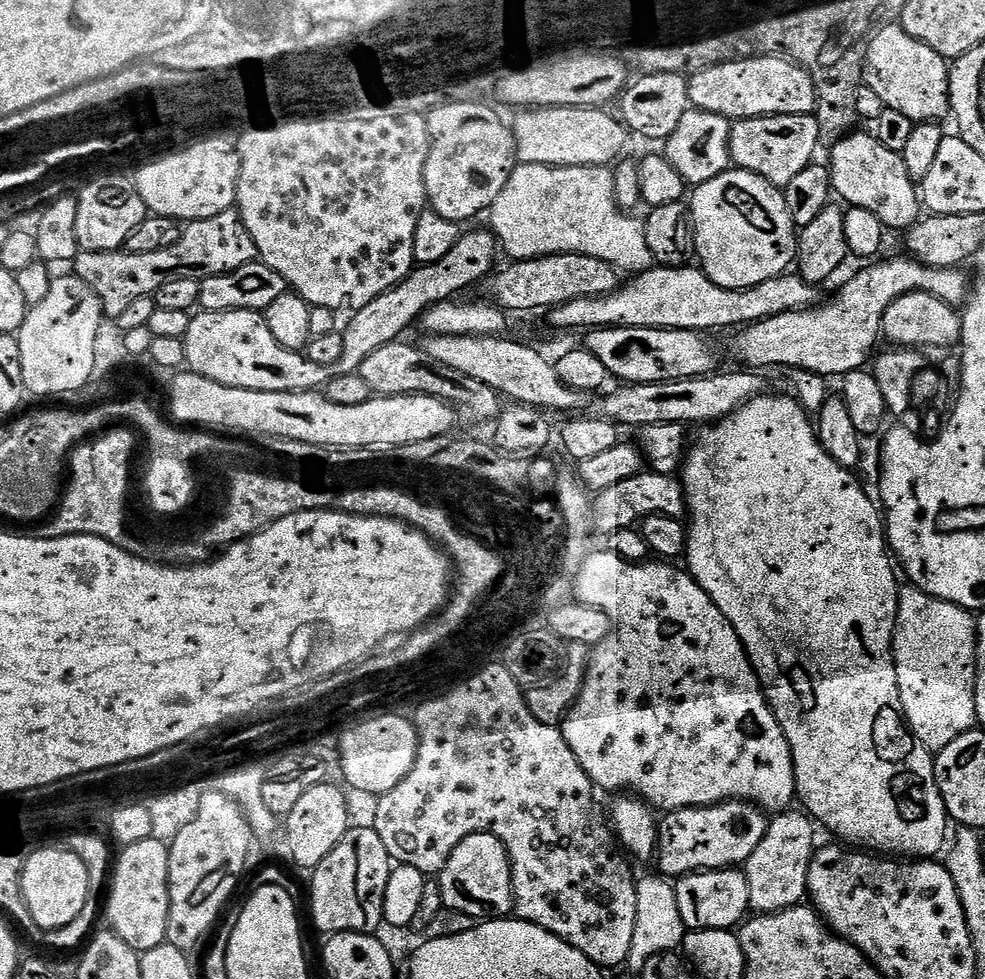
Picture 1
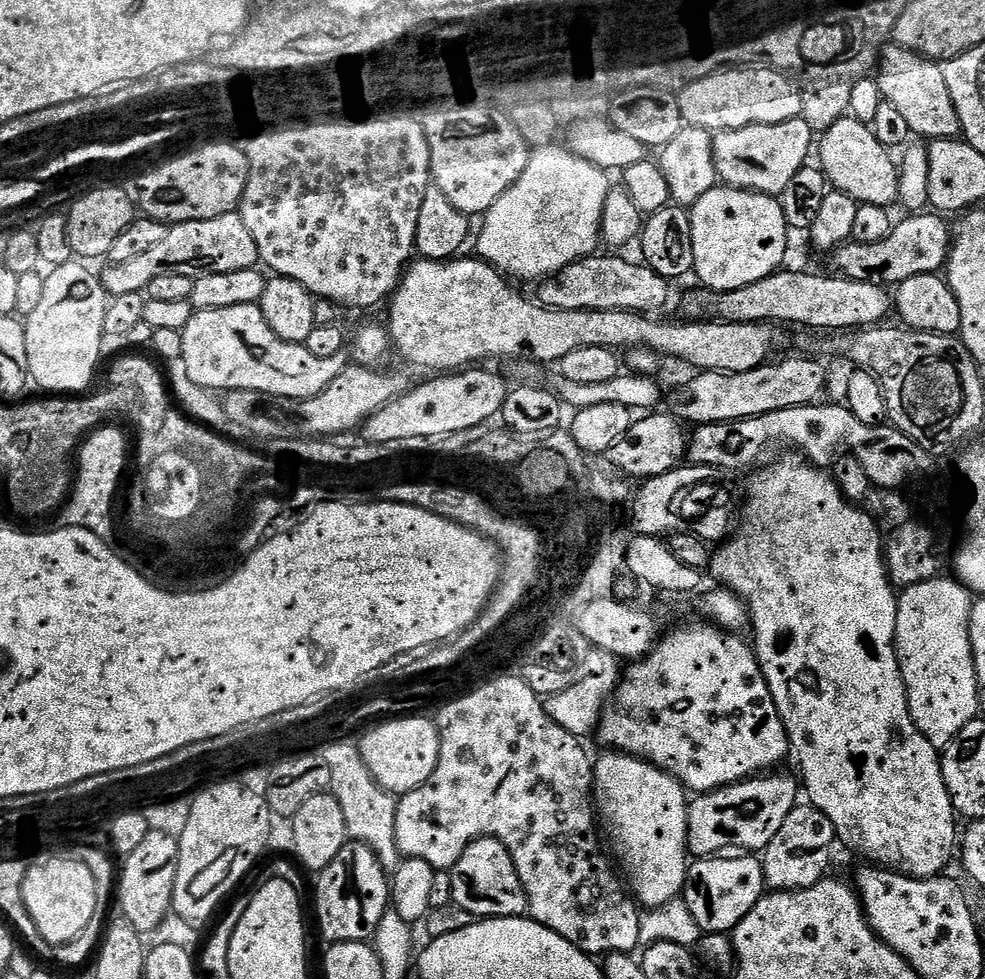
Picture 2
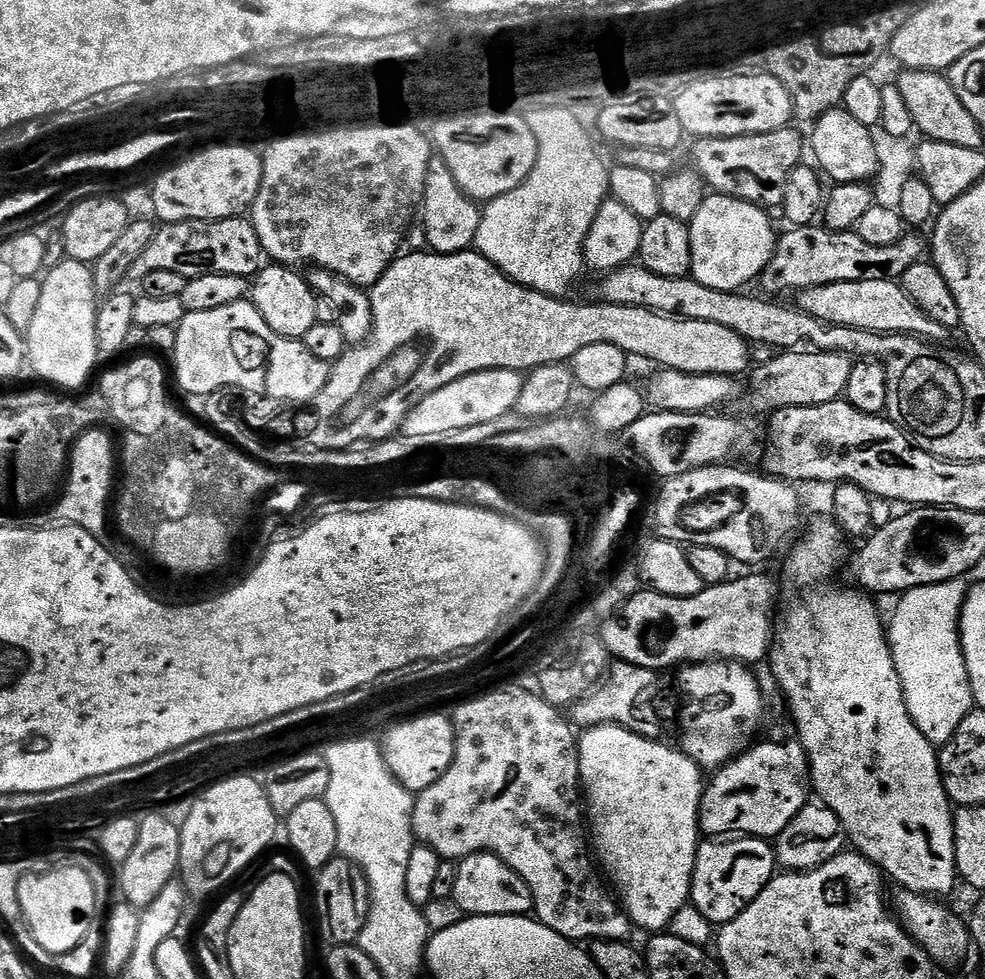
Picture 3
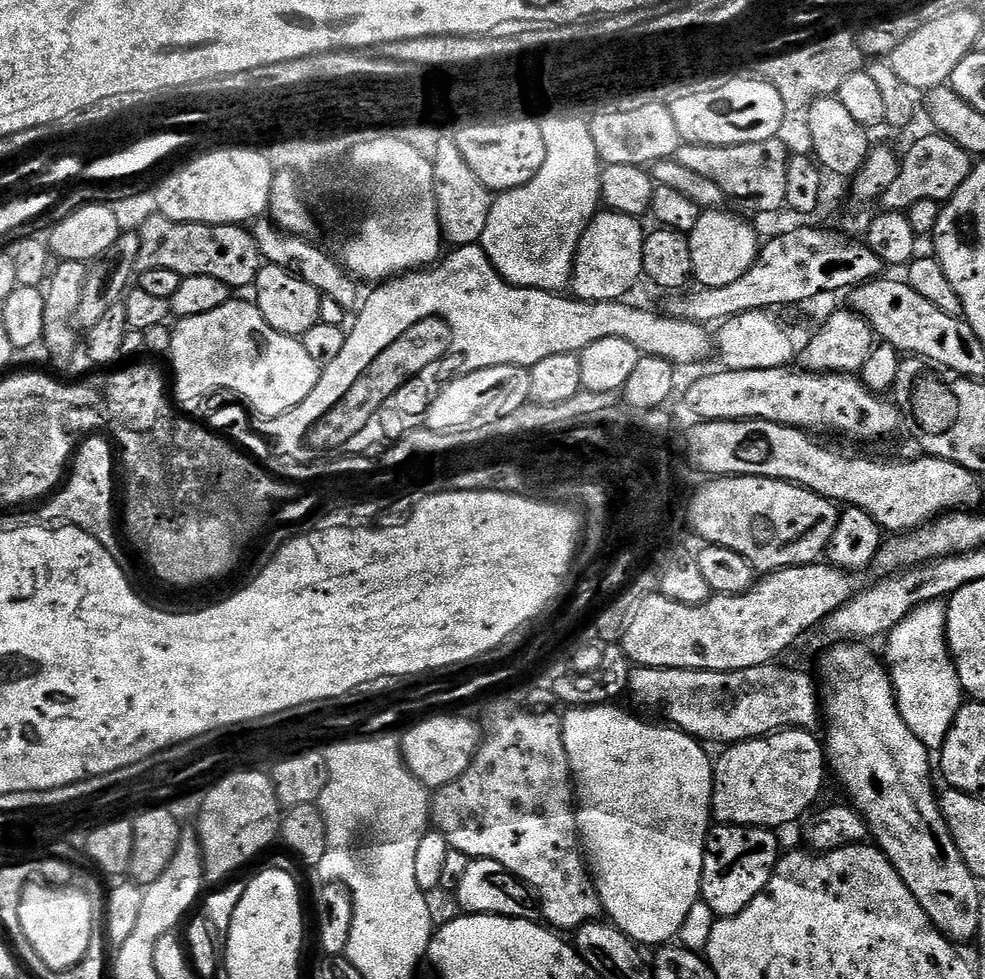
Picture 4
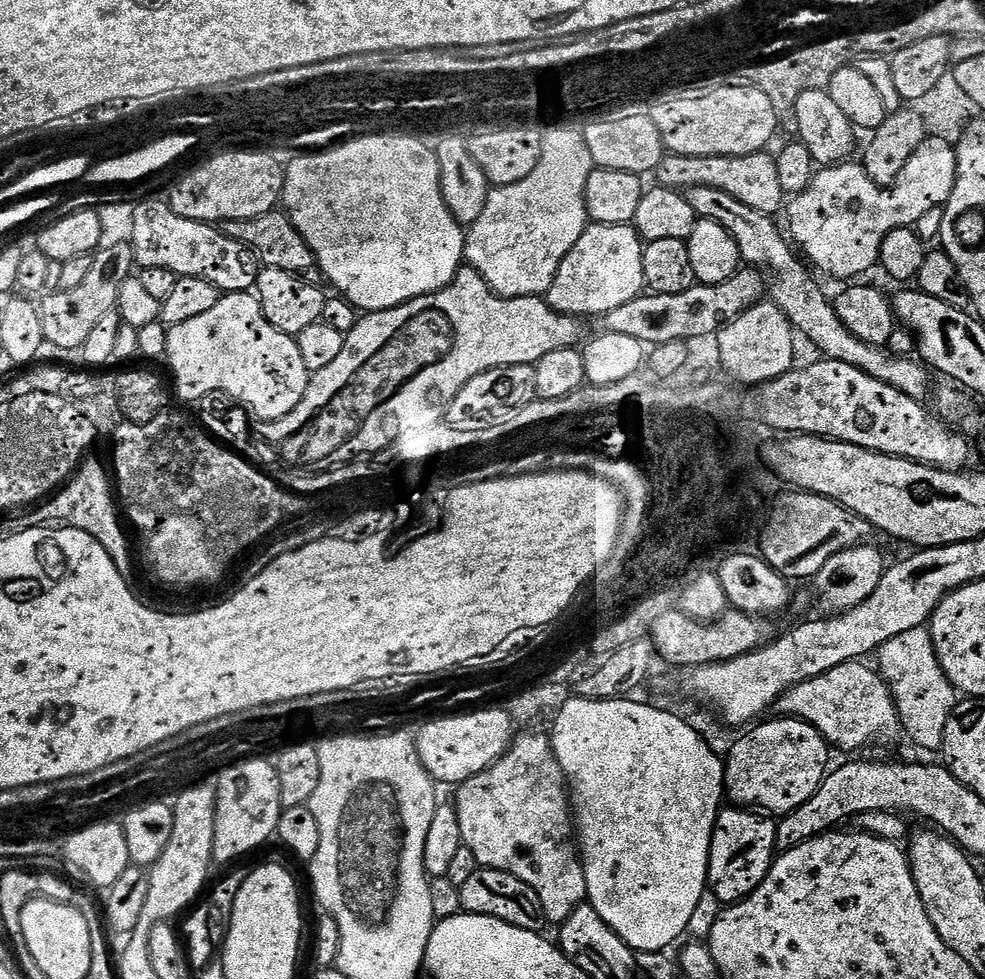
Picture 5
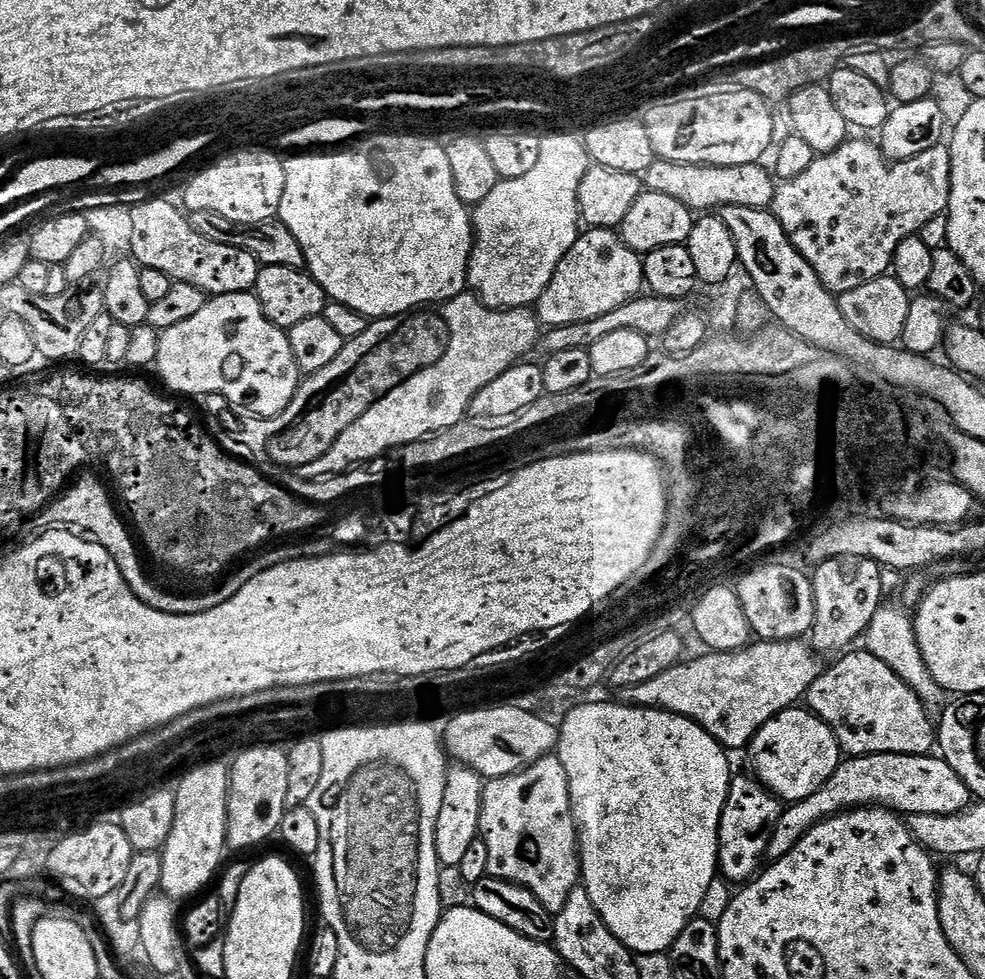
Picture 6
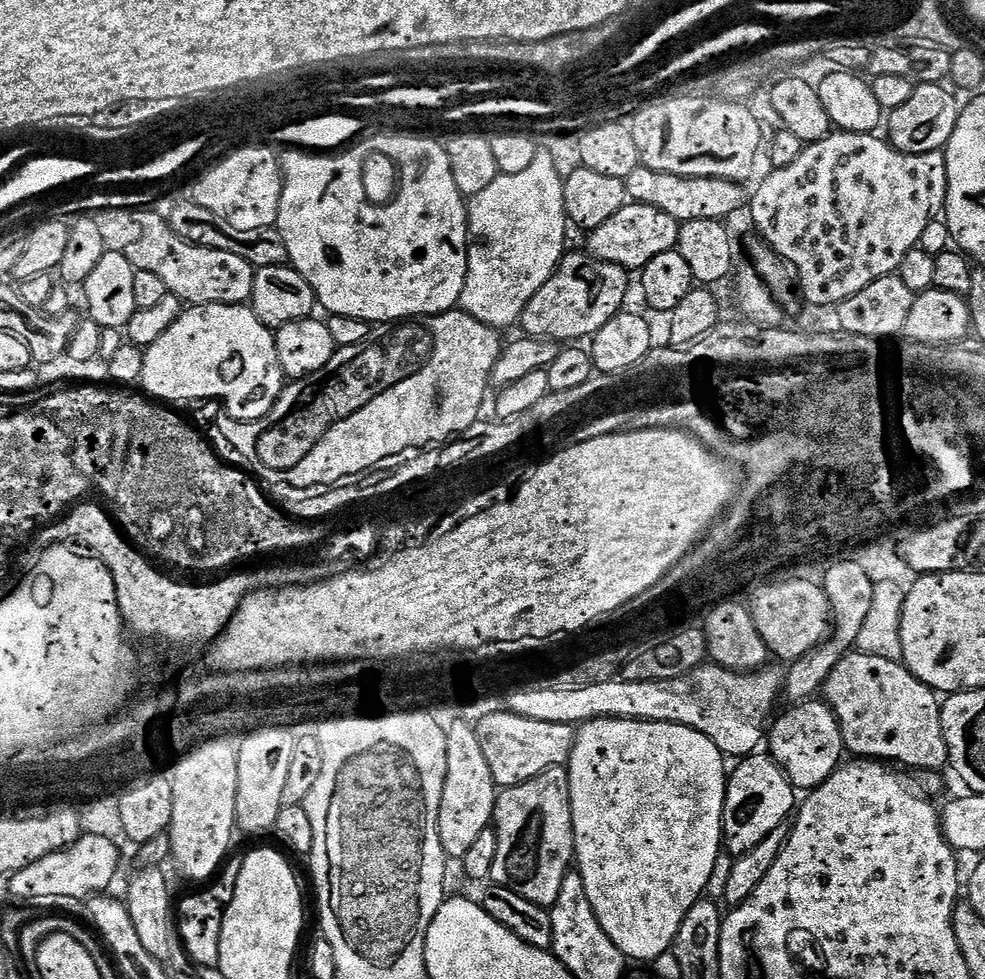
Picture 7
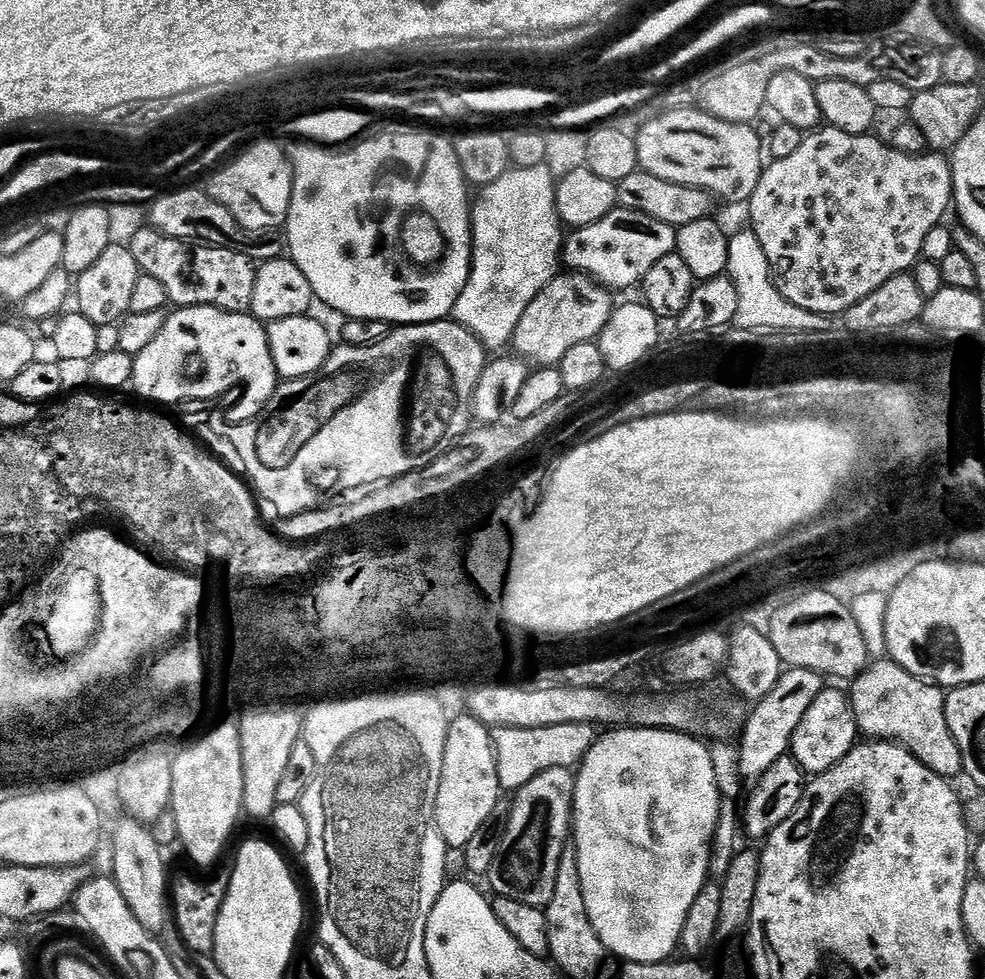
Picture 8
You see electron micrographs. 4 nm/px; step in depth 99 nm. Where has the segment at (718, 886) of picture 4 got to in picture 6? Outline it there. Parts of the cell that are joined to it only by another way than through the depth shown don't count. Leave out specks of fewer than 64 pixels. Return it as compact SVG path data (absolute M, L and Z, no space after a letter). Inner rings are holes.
M733 775L732 784L728 787L728 801L722 810L720 826L718 872L723 879L740 886L751 881L761 871L769 831L778 822L781 811L781 801L751 775Z

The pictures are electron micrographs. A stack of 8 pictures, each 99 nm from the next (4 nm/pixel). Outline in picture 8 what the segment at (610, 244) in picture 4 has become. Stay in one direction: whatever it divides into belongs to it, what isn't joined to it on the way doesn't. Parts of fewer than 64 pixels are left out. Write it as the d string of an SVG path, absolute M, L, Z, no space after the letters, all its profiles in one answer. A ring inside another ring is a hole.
M568 270L556 277L526 306L522 322L512 335L511 347L515 355L536 366L556 366L566 350L582 342L593 342L606 326L614 307L613 293L599 280L575 270Z

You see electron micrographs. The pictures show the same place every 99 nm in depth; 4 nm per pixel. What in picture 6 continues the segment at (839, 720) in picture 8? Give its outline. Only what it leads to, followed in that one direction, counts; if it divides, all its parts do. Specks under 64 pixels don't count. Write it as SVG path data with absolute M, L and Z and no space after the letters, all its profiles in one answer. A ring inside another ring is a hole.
M807 707L787 708L778 713L766 726L762 726L746 749L751 775L785 805L810 798L821 788L840 765L840 743L834 738L830 726L822 722Z

